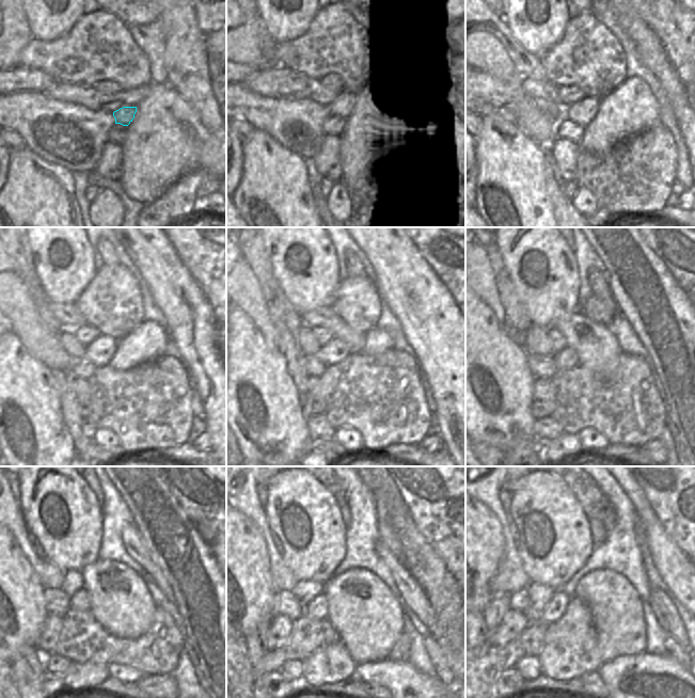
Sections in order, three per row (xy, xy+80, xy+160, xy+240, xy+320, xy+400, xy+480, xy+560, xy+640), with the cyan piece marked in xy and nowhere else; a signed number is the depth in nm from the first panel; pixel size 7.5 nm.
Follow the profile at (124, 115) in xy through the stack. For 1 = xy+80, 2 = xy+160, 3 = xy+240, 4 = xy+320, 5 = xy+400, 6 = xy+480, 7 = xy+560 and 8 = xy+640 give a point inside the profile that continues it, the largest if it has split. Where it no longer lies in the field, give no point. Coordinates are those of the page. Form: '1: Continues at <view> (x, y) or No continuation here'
1: Continues at xy+80 (345, 106)
2: Continues at xy+160 (582, 112)
3: Continues at xy+240 (101, 350)
4: Continues at xy+320 (336, 350)
5: Continues at xy+400 (566, 359)
6: Continues at xy+480 (80, 601)
7: Continues at xy+560 (317, 608)
8: Continues at xy+640 (553, 612)

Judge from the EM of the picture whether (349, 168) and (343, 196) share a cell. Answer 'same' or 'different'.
different

